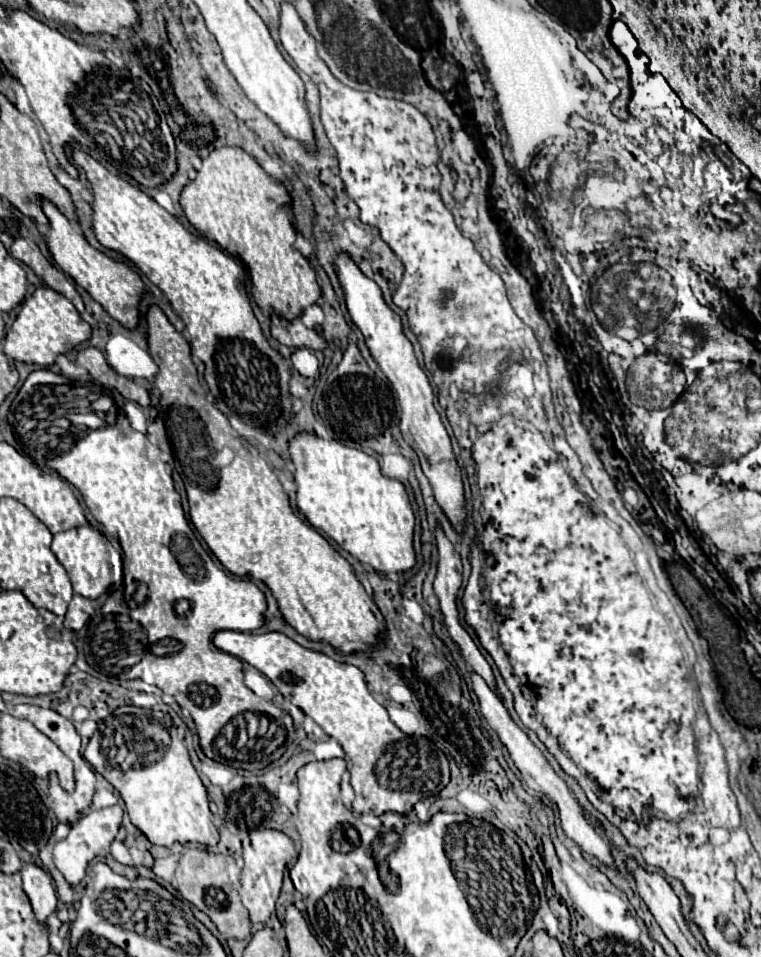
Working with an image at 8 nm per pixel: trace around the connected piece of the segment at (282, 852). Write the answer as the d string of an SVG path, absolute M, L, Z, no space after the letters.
M255 830L243 840L243 872L241 872L241 902L249 910L251 922L267 922L275 912L275 902L281 890L281 878L287 862L295 858L293 840L279 830Z

